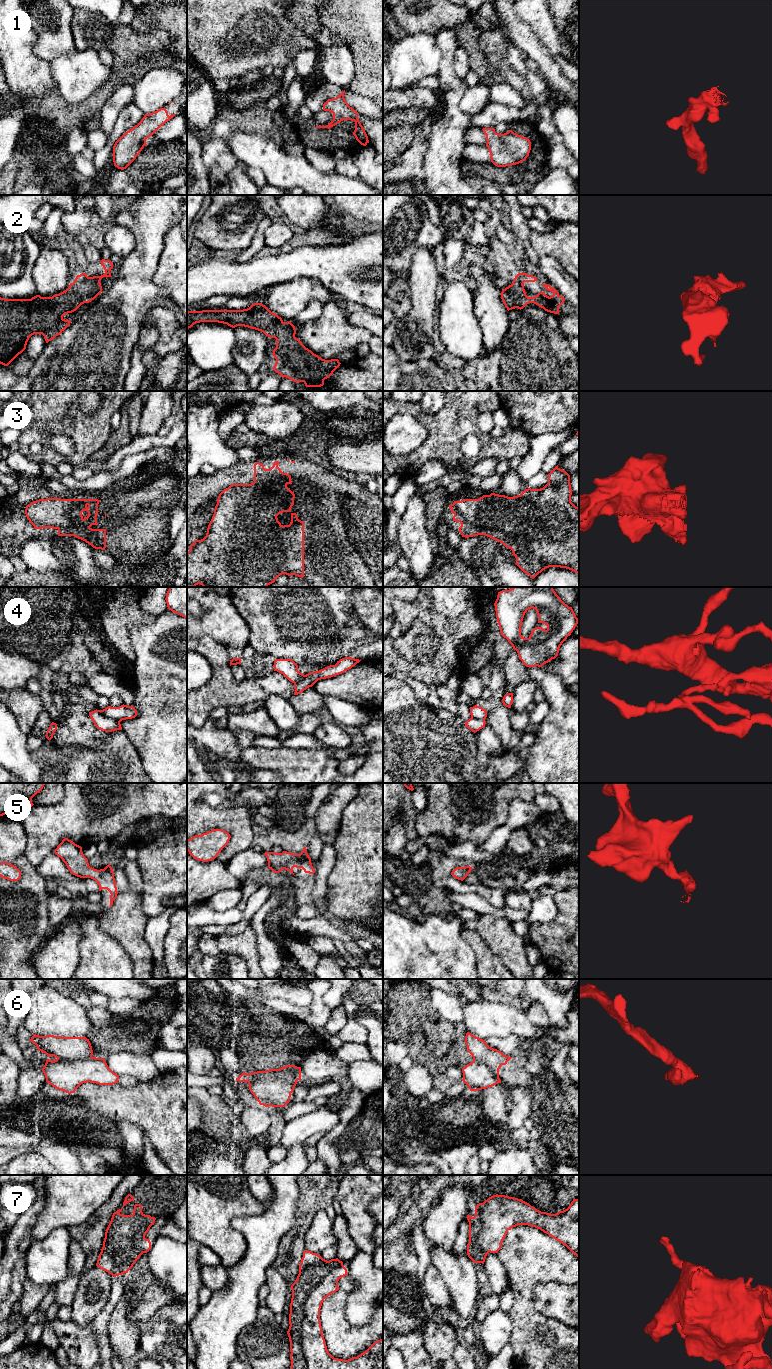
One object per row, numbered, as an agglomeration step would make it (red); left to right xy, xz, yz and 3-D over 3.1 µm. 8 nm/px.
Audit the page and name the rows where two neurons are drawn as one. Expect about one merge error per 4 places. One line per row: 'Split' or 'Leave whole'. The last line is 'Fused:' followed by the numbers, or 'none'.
1: Leave whole
2: Leave whole
3: Split
4: Split
5: Leave whole
6: Leave whole
7: Split
Fused: 3, 4, 7

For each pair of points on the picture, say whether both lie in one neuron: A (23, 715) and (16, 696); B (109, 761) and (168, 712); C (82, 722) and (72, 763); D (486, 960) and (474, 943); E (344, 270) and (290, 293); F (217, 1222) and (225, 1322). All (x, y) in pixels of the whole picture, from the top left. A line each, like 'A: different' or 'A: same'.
A: same
B: different
C: different
D: same
E: different
F: different

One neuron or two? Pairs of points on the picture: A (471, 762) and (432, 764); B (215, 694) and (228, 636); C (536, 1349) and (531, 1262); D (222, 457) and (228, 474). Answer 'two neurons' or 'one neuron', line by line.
A: one neuron
B: two neurons
C: one neuron
D: two neurons

